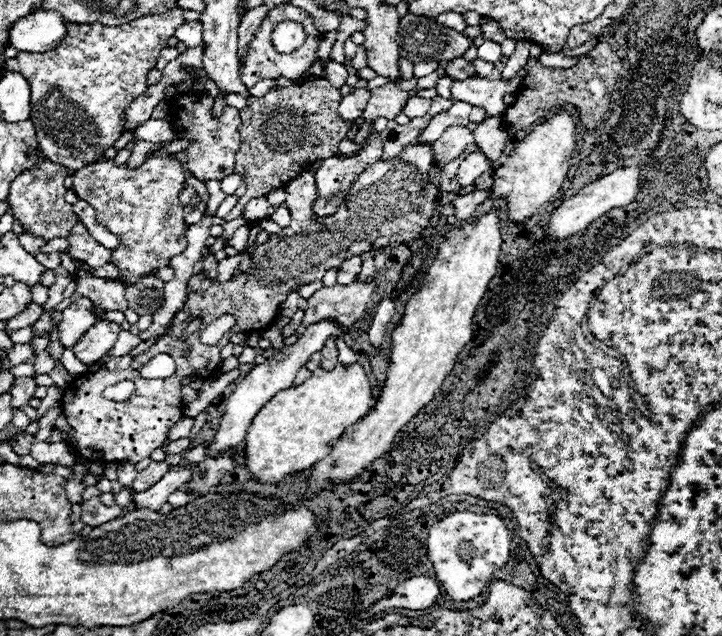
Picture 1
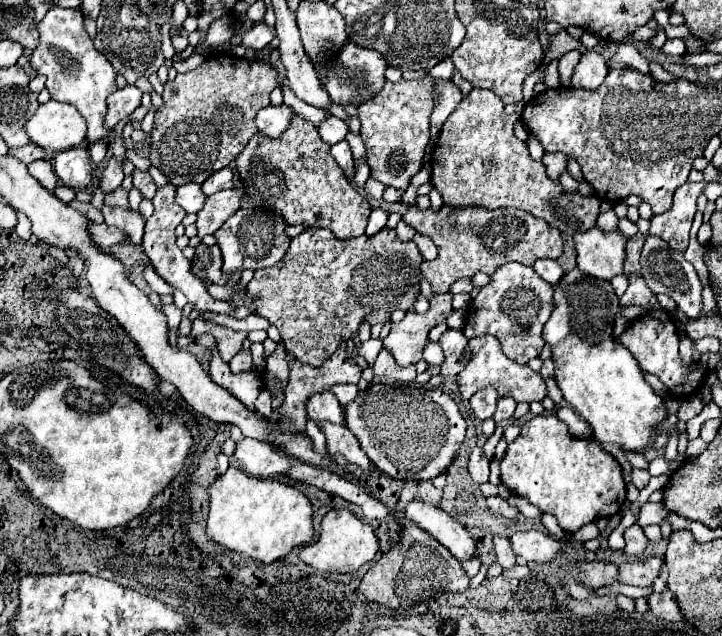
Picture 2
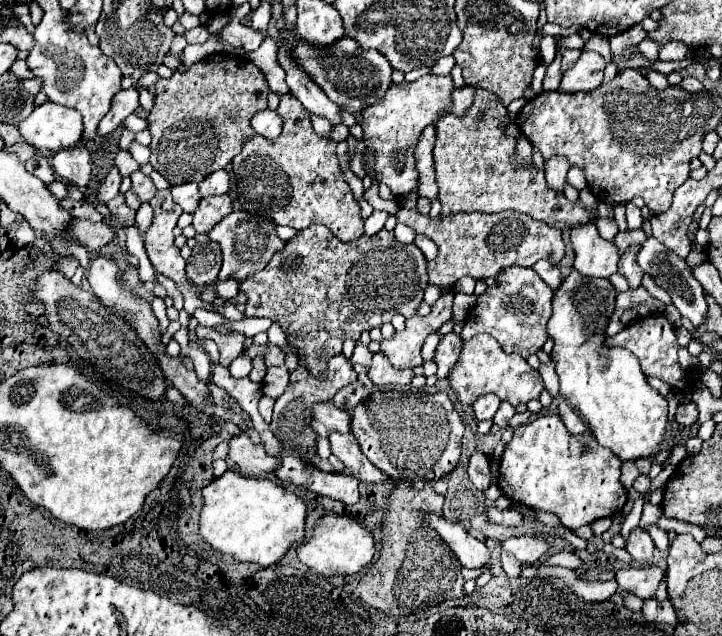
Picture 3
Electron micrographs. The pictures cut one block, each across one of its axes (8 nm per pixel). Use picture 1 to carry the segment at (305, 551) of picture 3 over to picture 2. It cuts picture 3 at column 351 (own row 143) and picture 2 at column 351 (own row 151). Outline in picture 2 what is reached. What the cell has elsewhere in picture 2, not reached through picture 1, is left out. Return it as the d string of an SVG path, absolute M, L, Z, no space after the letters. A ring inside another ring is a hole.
M330 510L320 524L320 534L314 542L300 548L300 560L318 572L356 572L370 562L378 552L378 538L372 526L358 520L350 510Z

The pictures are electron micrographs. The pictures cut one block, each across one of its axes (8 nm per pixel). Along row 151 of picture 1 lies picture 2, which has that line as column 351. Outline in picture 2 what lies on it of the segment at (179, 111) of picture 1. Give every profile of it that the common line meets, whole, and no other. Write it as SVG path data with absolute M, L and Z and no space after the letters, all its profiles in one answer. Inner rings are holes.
M294 114L288 130L270 140L268 136L254 136L244 150L236 158L236 170L240 174L240 182L244 188L244 202L250 202L258 210L274 210L278 212L288 226L324 226L334 232L336 238L348 240L362 236L366 230L366 222L370 216L370 202L344 178L340 166L330 156L330 146L320 138L318 130L312 122L304 120L300 114Z

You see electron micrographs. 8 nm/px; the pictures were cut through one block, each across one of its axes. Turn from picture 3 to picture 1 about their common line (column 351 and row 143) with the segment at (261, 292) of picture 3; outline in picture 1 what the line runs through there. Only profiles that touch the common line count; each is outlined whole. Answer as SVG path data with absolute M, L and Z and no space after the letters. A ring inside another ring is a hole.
M308 78L302 84L276 86L266 96L248 96L248 106L240 110L242 144L236 154L236 170L246 172L246 194L223 219L225 222L242 217L243 209L252 198L266 196L276 188L284 188L302 170L308 170L316 160L326 160L338 154L338 144L346 138L352 122L338 116L342 94L324 78Z

